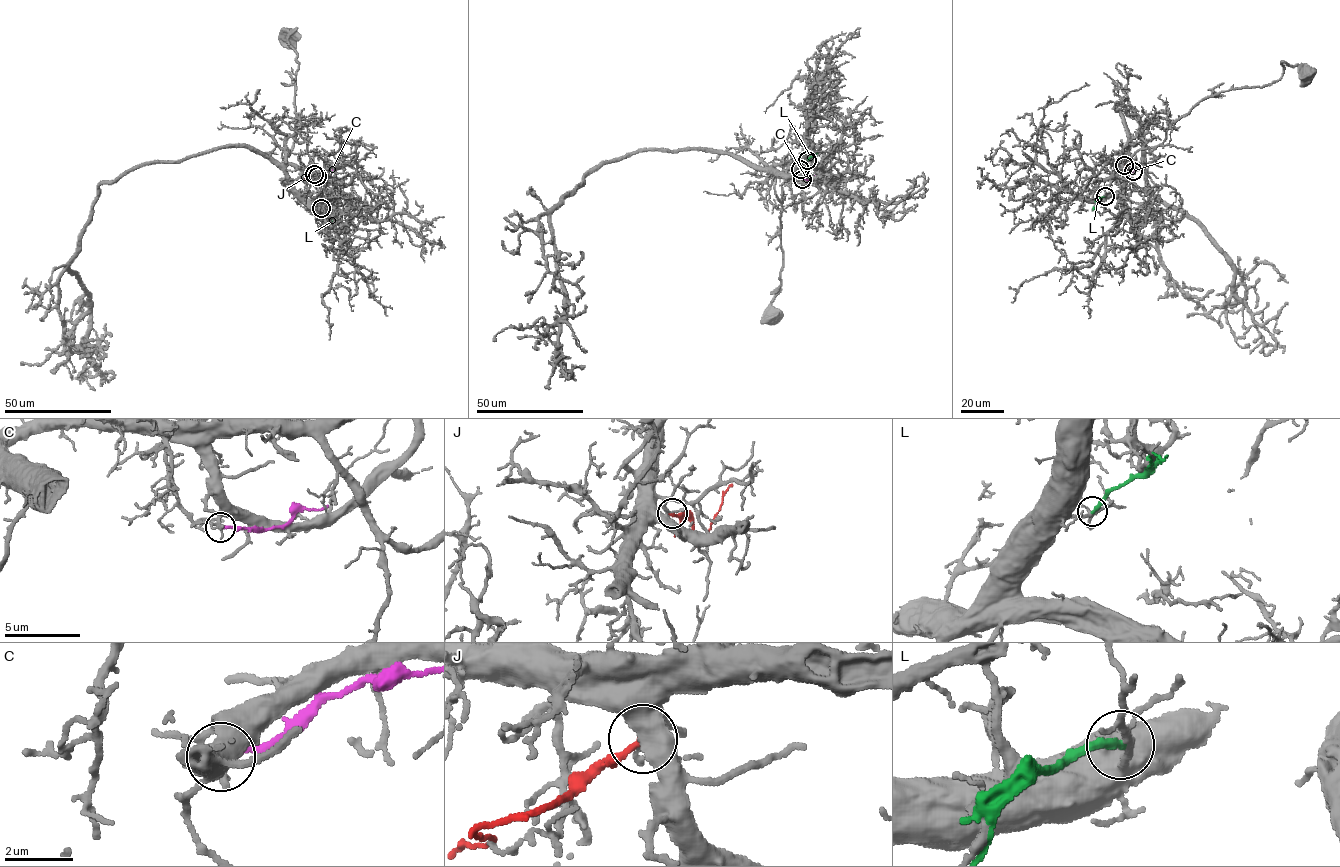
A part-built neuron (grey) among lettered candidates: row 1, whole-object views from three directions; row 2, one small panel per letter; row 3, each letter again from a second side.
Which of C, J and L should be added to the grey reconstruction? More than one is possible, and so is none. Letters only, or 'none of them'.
none of them

